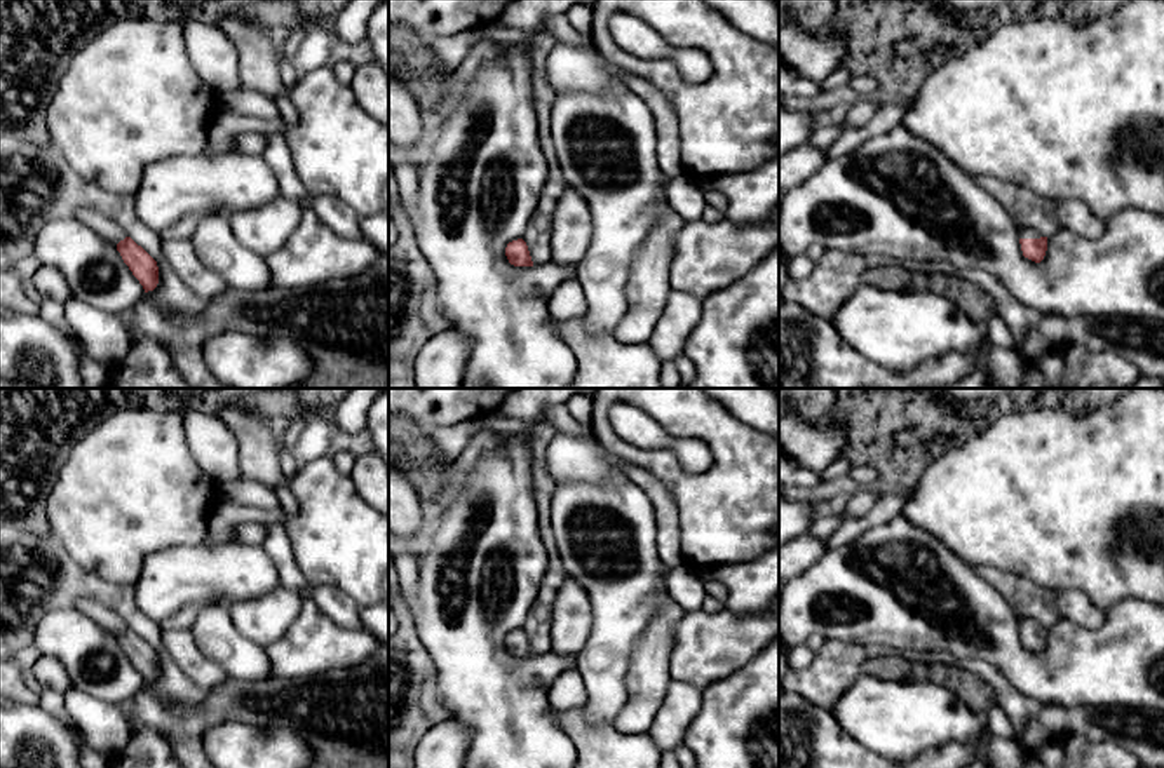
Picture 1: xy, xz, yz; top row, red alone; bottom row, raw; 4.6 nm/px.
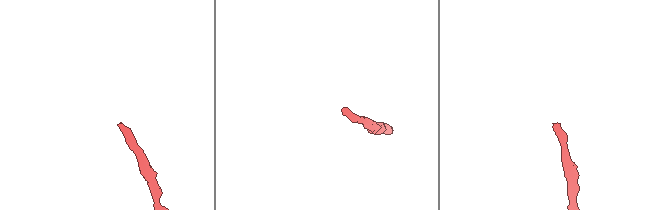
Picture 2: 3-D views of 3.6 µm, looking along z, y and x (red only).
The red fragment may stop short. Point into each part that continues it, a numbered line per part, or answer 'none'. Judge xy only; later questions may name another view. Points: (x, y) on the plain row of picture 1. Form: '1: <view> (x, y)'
1: xy (103, 613)

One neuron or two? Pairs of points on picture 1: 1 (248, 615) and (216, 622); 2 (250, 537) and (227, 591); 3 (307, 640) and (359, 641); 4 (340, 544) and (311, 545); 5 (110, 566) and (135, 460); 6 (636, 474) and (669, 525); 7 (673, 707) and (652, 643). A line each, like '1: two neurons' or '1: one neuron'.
1: two neurons
2: two neurons
3: one neuron
4: one neuron
5: one neuron
6: one neuron
7: two neurons

